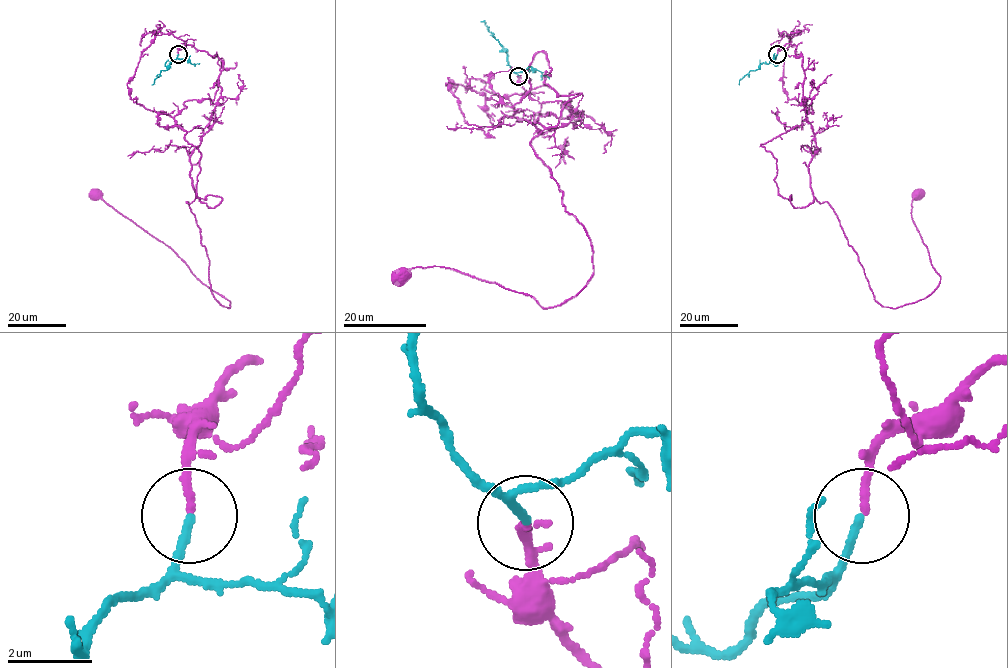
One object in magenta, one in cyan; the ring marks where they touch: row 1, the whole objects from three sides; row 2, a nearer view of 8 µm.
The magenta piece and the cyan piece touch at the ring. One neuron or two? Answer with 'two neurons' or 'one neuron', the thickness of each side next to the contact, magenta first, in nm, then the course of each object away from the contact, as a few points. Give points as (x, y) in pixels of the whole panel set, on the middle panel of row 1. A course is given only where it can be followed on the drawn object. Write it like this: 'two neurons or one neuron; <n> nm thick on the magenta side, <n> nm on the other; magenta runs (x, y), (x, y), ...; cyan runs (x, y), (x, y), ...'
one neuron; 190 nm thick on the magenta side, 190 nm on the other; magenta runs (518, 75), (582, 113), (537, 120), (530, 145), (590, 241), (589, 281), (543, 308), (441, 266), (398, 276); cyan runs (518, 75), (507, 63), (506, 51), (485, 21), (480, 21)

